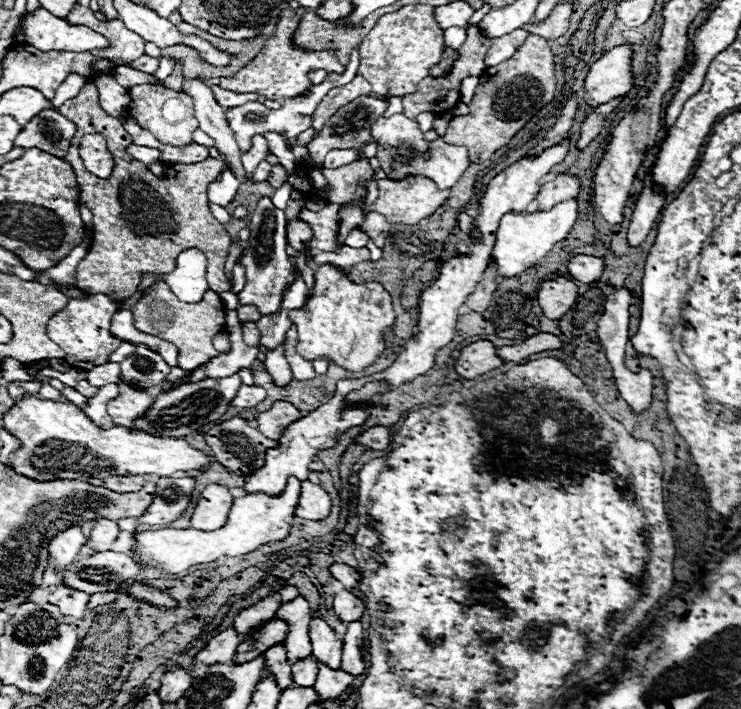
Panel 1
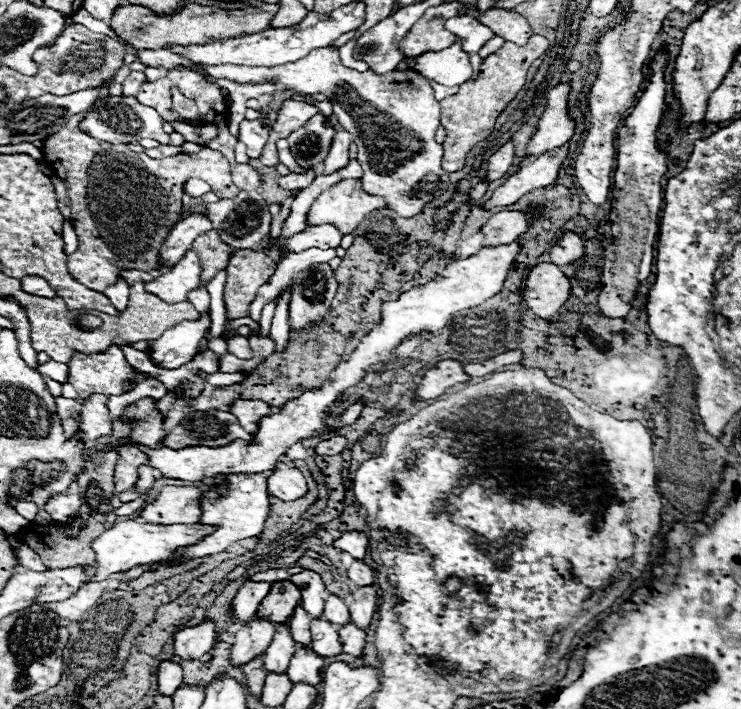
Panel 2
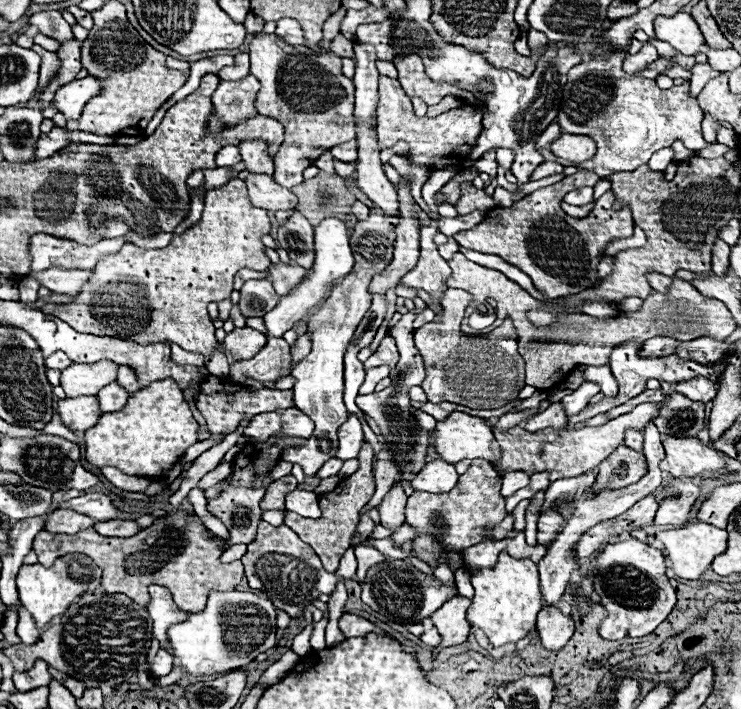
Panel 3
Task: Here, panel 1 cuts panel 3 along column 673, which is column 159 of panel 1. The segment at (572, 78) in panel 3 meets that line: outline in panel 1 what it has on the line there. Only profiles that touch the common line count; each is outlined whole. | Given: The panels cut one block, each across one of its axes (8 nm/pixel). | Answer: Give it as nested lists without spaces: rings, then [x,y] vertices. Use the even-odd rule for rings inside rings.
[[[138,84],[138,86],[130,88],[128,94],[130,94],[130,104],[126,108],[128,116],[134,116],[138,126],[148,130],[160,144],[188,146],[194,142],[192,132],[196,130],[198,122],[194,118],[194,104],[188,94],[172,92],[162,86],[154,86],[154,84]]]

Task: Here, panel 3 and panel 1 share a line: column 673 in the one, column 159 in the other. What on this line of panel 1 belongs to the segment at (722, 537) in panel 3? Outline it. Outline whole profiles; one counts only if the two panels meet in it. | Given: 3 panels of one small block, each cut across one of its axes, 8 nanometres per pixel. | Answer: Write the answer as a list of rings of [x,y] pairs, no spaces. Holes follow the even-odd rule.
[[[288,476],[286,488],[280,496],[268,496],[264,492],[246,494],[242,498],[234,498],[230,508],[228,520],[220,530],[204,532],[204,530],[178,530],[178,528],[162,528],[162,530],[148,530],[138,532],[134,538],[140,544],[136,550],[136,558],[140,564],[148,564],[160,570],[168,570],[172,574],[182,572],[196,564],[208,564],[218,560],[220,556],[244,556],[254,552],[258,546],[268,542],[280,542],[290,532],[290,518],[296,512],[298,498],[300,498],[300,480],[296,476]]]

